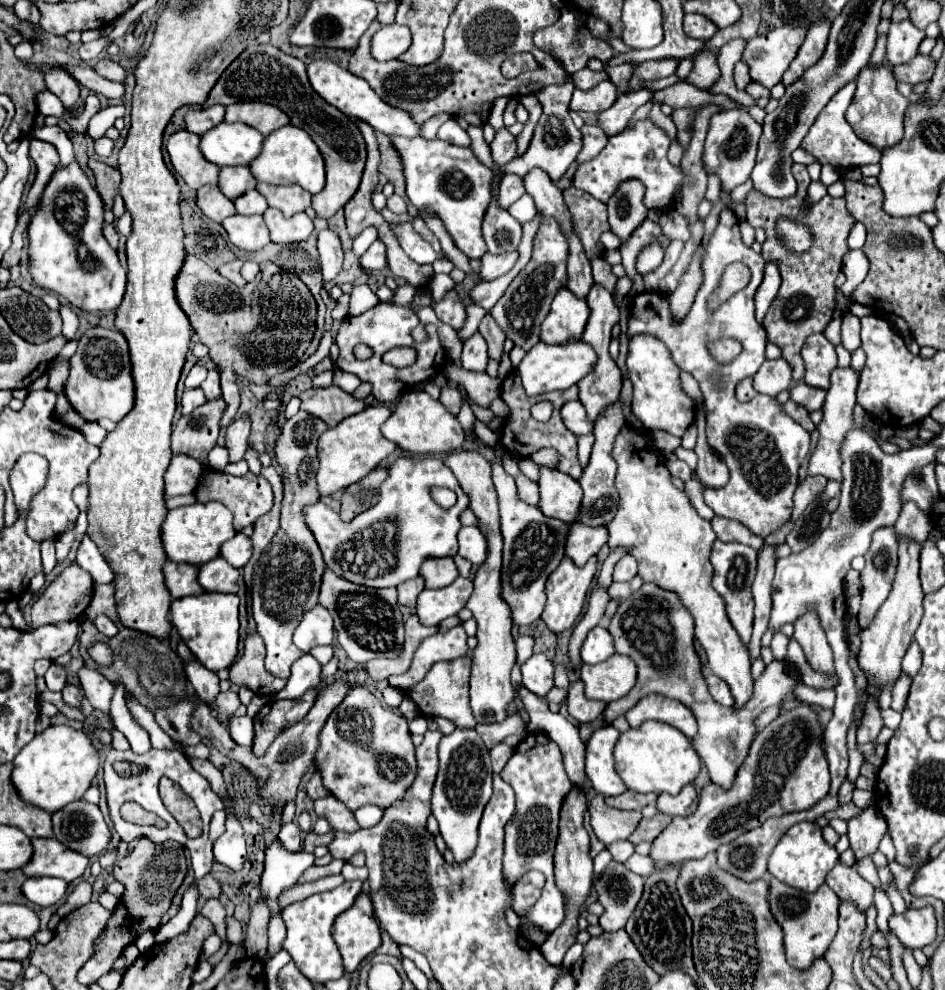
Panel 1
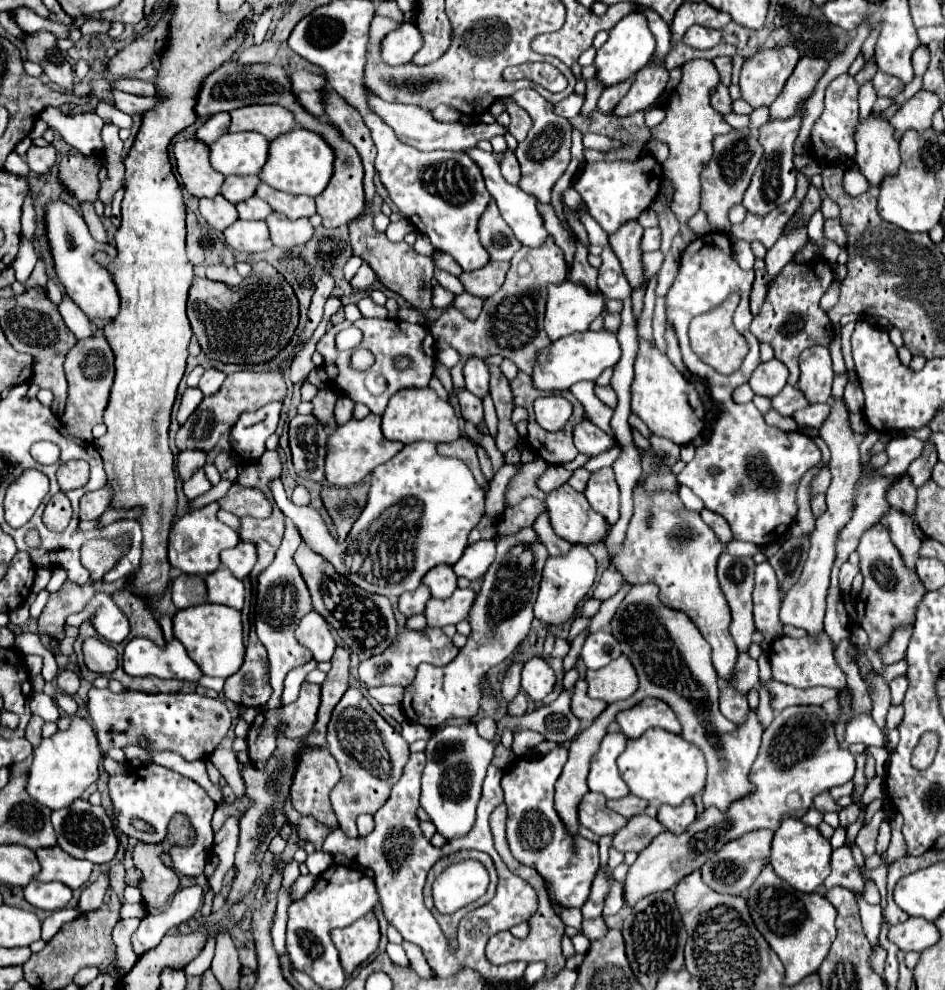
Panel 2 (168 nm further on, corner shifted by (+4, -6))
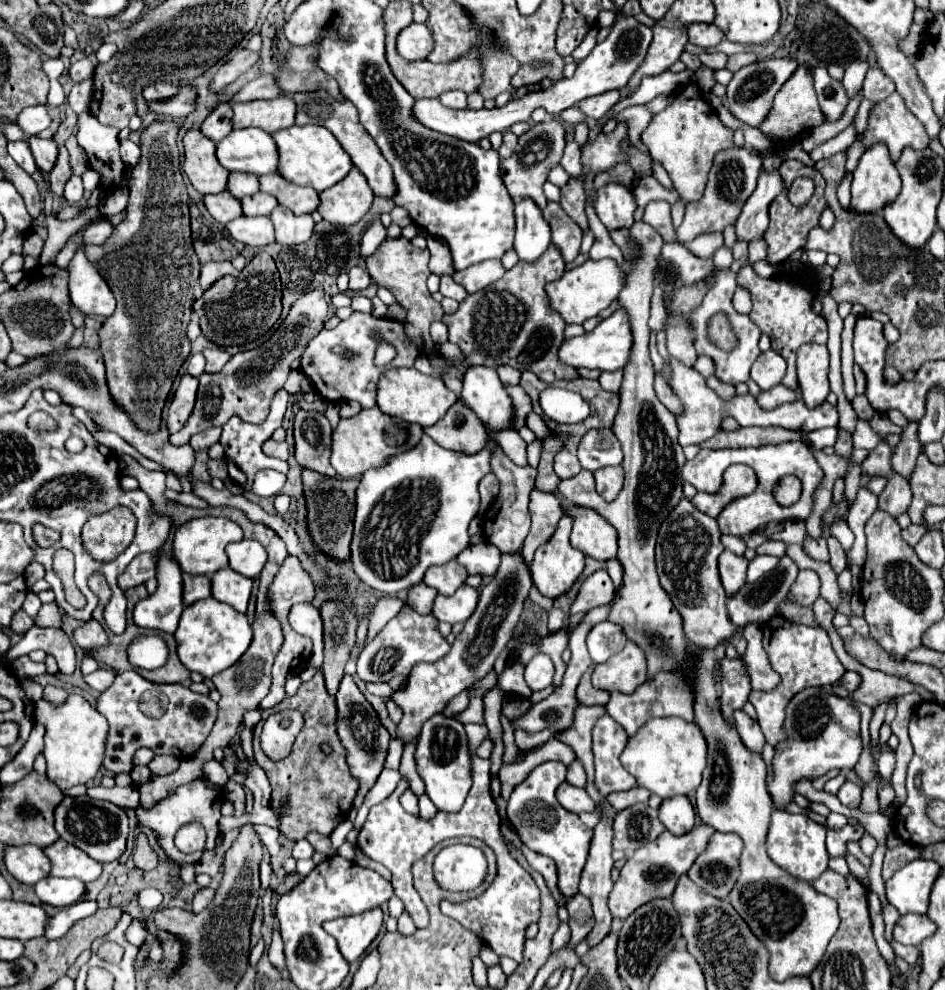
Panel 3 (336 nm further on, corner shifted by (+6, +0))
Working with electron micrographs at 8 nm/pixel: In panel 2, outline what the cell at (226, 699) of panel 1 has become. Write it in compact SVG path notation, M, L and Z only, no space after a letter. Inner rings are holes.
M92 688L88 696L90 718L104 756L110 748L138 744L138 740L144 736L158 752L176 752L190 762L206 760L218 748L232 724L230 710L222 700L212 700L200 694L146 694L138 690L122 690L114 694L108 688Z

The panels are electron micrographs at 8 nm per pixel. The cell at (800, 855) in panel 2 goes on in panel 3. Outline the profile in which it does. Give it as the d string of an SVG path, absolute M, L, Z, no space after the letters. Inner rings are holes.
M782 810L772 812L772 822L768 830L768 842L766 850L768 856L786 872L790 872L794 878L812 882L816 880L824 870L828 870L828 852L826 852L826 826L816 824L808 816L802 814L790 814Z

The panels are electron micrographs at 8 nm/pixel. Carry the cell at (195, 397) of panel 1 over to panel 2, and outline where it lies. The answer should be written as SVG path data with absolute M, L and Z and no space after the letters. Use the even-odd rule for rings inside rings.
M186 388L186 392L184 392L184 396L182 396L182 404L180 404L180 408L178 408L178 422L180 422L180 426L188 420L188 416L196 410L196 406L202 402L202 398L204 398L204 394L202 394L202 390L200 388Z

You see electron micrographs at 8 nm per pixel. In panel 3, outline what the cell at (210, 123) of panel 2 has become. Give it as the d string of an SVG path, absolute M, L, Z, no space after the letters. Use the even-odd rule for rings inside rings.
M220 104L212 110L212 114L202 122L200 132L212 142L222 140L232 132L232 108L230 104Z

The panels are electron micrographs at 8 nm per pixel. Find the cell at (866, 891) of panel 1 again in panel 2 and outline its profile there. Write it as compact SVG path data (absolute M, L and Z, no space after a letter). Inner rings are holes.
M840 846L832 850L832 874L824 880L824 888L832 886L844 886L848 890L864 892L864 878L860 874L858 864L852 858L852 852L848 846Z

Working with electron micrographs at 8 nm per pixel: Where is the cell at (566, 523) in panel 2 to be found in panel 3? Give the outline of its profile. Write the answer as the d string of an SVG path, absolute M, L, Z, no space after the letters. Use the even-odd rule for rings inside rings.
M568 506L564 508L564 514L570 514L570 518L574 520L570 536L574 548L600 562L606 562L616 556L618 550L616 530L614 526L606 524L606 520L598 516L598 512L594 512L592 508Z

